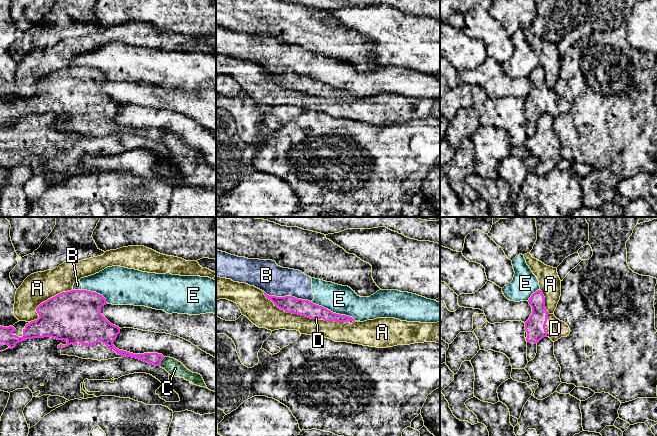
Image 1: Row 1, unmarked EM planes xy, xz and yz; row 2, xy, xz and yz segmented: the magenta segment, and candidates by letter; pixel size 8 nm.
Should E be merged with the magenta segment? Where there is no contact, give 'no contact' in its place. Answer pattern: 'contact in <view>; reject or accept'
contact in xz; reject

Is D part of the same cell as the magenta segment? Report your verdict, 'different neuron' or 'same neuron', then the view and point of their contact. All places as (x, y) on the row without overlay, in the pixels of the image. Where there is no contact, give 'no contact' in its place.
same neuron; contact yz (545, 100)

